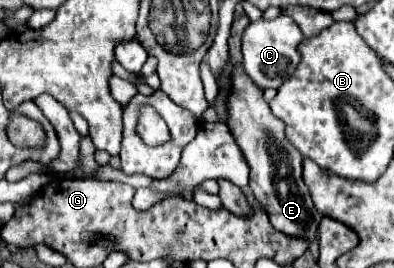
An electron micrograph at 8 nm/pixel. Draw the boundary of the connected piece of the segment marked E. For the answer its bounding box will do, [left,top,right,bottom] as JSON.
[228,65,322,239]

